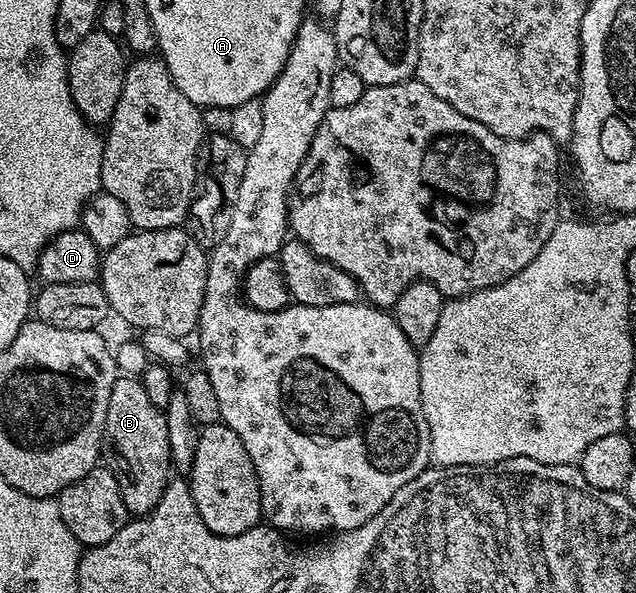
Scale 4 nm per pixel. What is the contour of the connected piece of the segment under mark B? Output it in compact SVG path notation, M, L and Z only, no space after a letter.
M118 377L111 389L103 436L103 463L115 481L119 481L119 493L123 493L123 505L127 505L130 516L144 517L156 509L171 478L167 421L164 410L151 405L140 378Z

